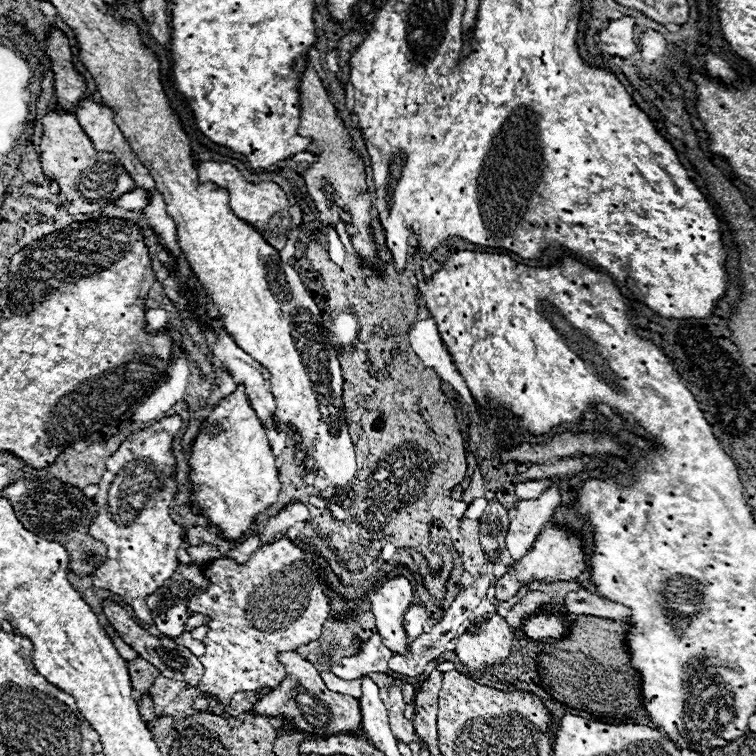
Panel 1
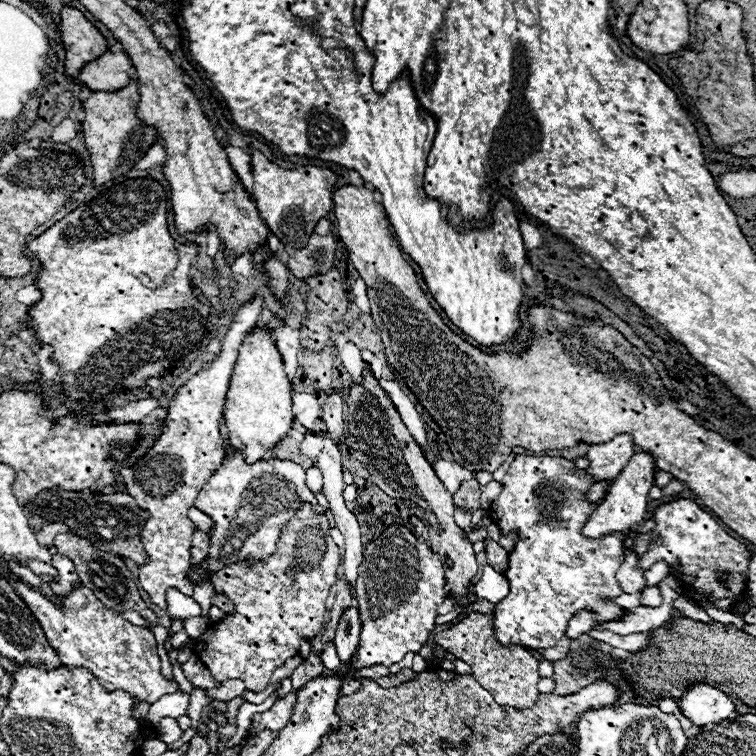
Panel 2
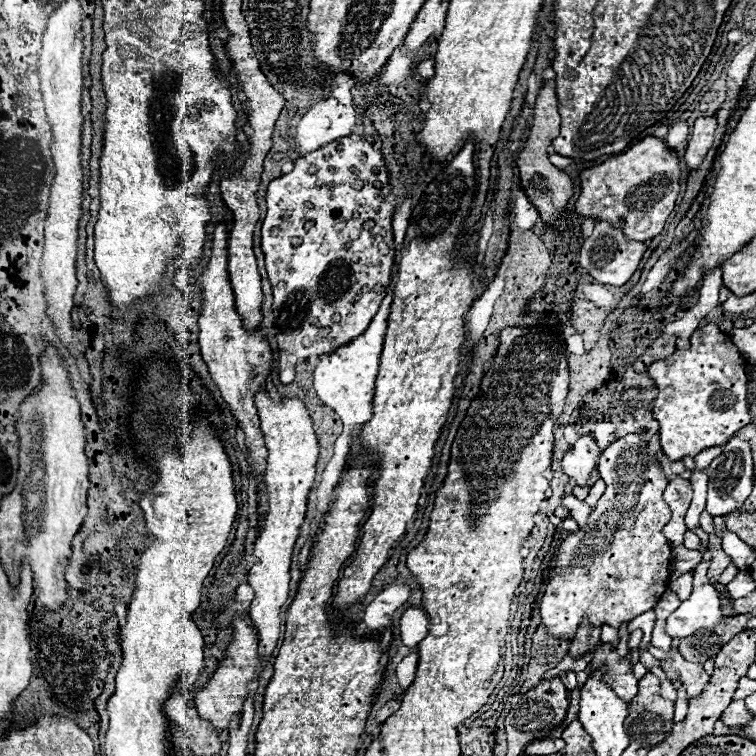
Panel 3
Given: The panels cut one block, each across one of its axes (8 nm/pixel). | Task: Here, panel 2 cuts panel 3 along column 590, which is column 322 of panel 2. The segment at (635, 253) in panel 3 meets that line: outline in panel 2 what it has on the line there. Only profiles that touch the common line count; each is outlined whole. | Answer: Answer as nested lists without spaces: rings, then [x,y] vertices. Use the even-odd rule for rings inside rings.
[[[328,230],[326,234],[312,234],[310,244],[304,250],[296,250],[288,258],[288,270],[298,280],[312,278],[318,274],[328,274],[334,268],[334,256],[336,256],[336,234]]]

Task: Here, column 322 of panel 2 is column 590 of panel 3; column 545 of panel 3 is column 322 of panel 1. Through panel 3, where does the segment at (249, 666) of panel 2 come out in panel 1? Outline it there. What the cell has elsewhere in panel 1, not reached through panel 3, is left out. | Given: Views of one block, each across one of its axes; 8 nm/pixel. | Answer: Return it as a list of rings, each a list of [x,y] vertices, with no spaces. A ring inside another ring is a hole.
[[[280,538],[258,548],[244,564],[236,564],[228,558],[212,560],[204,566],[204,576],[210,580],[208,590],[196,592],[188,602],[190,614],[204,614],[210,618],[206,624],[208,634],[204,638],[206,652],[200,656],[204,666],[200,690],[214,692],[220,698],[220,704],[228,704],[238,692],[254,692],[266,686],[274,690],[286,674],[284,666],[276,660],[276,654],[296,650],[298,646],[316,640],[322,634],[324,622],[328,620],[330,606],[324,594],[324,586],[318,582],[312,554],[302,546],[294,546],[292,540]]]

